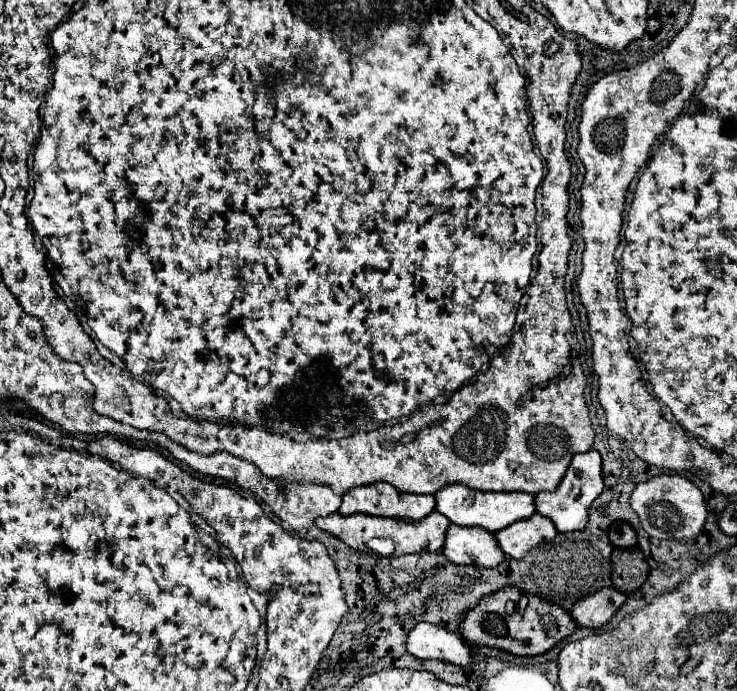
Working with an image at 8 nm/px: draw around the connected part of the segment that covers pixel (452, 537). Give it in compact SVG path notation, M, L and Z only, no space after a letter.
M450 525L446 531L442 555L458 565L480 567L494 567L504 559L492 533L484 529L462 529L458 525Z

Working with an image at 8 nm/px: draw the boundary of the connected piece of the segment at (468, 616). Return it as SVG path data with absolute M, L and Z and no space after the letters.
M508 585L500 591L494 591L482 597L482 601L474 609L466 611L460 619L462 639L468 645L496 647L514 655L540 655L540 653L550 651L558 641L566 639L576 629L576 623L570 617L570 613L566 613L562 607L550 601L544 601L536 595L528 595L528 607L524 609L524 613L520 613L518 607L512 613L508 613L508 607L506 607L508 601L514 601L518 605L520 595L522 595L520 589L512 589Z

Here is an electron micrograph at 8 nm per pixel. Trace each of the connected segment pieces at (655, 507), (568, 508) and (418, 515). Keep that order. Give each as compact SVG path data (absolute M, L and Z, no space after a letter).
M658 475L638 483L632 491L630 507L638 513L644 531L656 539L692 539L702 531L708 515L702 491L680 475Z
M590 449L586 453L580 453L574 457L572 467L564 475L562 483L556 487L554 493L538 493L536 495L536 511L544 517L548 517L558 531L582 531L588 523L588 507L592 501L602 493L602 457L596 449Z
M374 483L348 491L338 509L340 515L378 515L396 519L422 519L434 509L434 495L402 493L390 483Z

